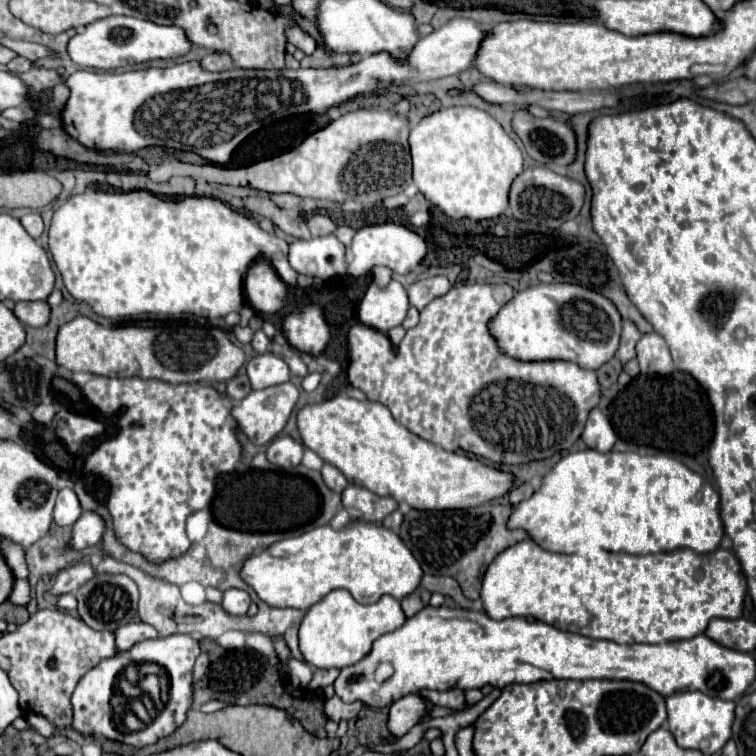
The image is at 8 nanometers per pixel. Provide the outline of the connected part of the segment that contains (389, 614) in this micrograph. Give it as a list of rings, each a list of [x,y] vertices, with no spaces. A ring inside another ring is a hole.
[[[338,589],[328,593],[322,601],[318,601],[306,611],[300,625],[300,651],[304,655],[304,661],[310,665],[316,665],[320,669],[342,669],[366,657],[372,649],[372,643],[380,635],[402,627],[404,621],[406,615],[400,601],[390,595],[384,595],[378,603],[362,605],[354,601],[348,591]]]

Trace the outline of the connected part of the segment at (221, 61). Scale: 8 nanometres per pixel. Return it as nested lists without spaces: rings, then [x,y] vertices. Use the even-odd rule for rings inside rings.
[[[210,53],[200,59],[200,67],[206,71],[220,73],[220,71],[226,71],[232,67],[232,59],[226,53]]]

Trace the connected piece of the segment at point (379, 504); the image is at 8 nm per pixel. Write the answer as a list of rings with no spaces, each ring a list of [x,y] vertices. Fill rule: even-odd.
[[[348,485],[342,491],[342,503],[352,519],[366,523],[380,523],[388,513],[398,509],[398,503],[394,499],[376,497],[376,493],[358,485]]]

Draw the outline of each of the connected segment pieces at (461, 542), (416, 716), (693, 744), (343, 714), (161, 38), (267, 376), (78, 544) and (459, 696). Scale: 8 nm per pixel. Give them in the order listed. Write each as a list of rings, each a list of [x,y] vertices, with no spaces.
[[[480,505],[474,509],[454,509],[440,513],[430,511],[416,511],[410,509],[404,517],[404,523],[400,527],[400,537],[402,541],[410,547],[418,563],[422,565],[424,573],[430,575],[448,575],[454,577],[460,587],[464,597],[476,601],[480,599],[480,585],[482,585],[482,567],[486,569],[488,563],[508,549],[510,545],[516,545],[518,541],[524,541],[528,533],[524,529],[508,529],[508,517],[512,513],[510,505]]]
[[[416,693],[394,701],[388,711],[388,731],[396,737],[406,735],[422,719],[424,709],[424,701]]]
[[[680,691],[672,697],[666,697],[668,709],[668,729],[674,735],[678,747],[682,749],[700,749],[702,741],[708,741],[708,751],[718,753],[730,739],[730,727],[734,721],[734,701],[724,701],[718,697],[708,697],[700,691]]]
[[[330,697],[328,701],[326,701],[326,705],[324,705],[324,713],[328,715],[328,719],[332,719],[332,721],[342,721],[342,719],[354,719],[356,715],[358,715],[358,711],[362,709],[362,703],[360,701],[354,701],[354,703],[346,703],[346,701],[342,701],[340,697]]]
[[[104,17],[82,27],[68,43],[68,53],[80,67],[112,71],[120,67],[132,67],[138,63],[148,63],[156,59],[176,59],[190,51],[190,41],[184,29],[176,25],[156,25],[152,21],[136,17]]]
[[[272,350],[252,357],[246,365],[246,373],[252,389],[266,389],[272,385],[286,383],[290,379],[288,365],[280,357],[276,357]]]
[[[84,511],[80,519],[74,523],[72,547],[84,549],[88,545],[96,545],[102,539],[104,531],[106,531],[106,521],[94,511]]]
[[[422,689],[420,695],[428,701],[432,701],[434,705],[440,705],[440,707],[446,707],[446,709],[452,709],[452,711],[464,711],[468,707],[462,689],[448,689],[448,691]]]

